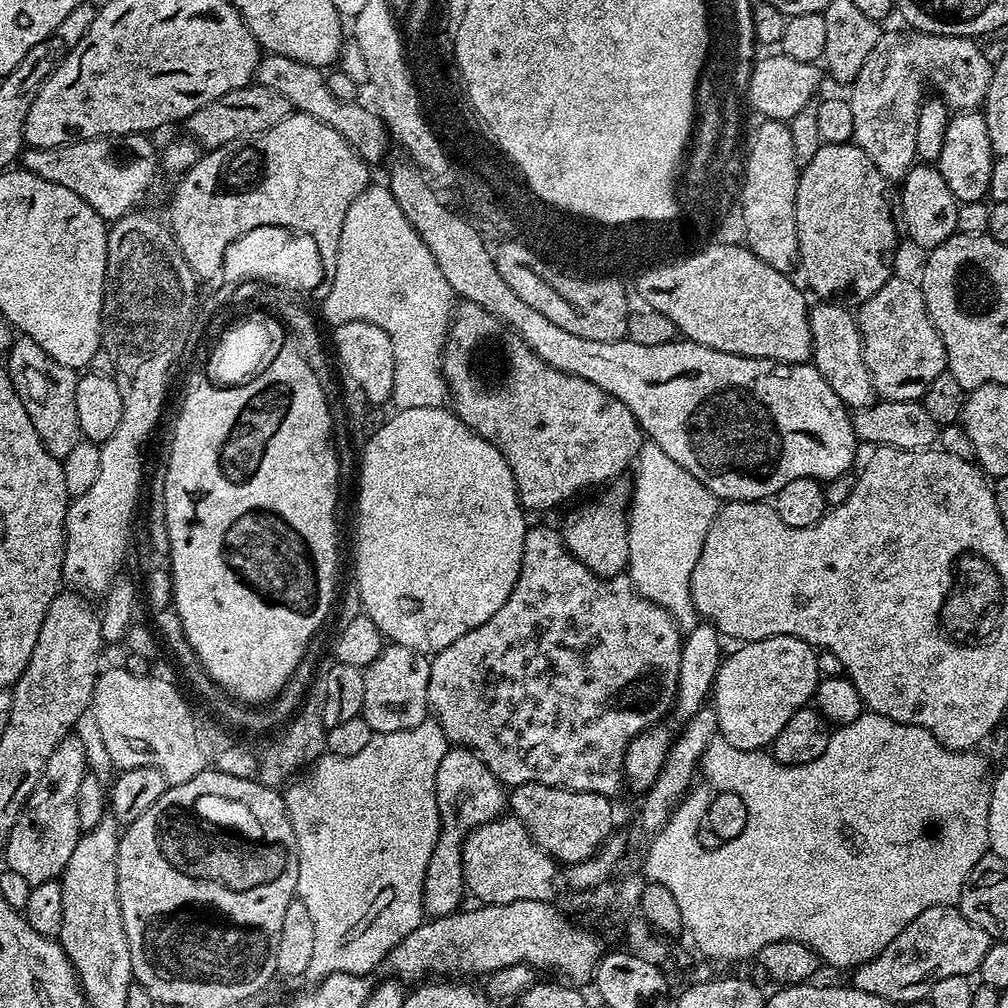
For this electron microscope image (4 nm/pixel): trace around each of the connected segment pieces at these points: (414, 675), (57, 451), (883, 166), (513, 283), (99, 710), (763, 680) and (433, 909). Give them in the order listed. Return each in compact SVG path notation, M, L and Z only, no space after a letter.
M385 643L384 649L363 669L362 715L373 733L410 730L429 719L428 687L431 659L401 644Z
M23 334L12 341L12 349L6 354L8 377L22 402L26 406L26 414L30 414L30 422L34 422L34 430L38 430L38 438L42 438L42 446L52 456L62 458L78 446L82 439L78 422L78 406L74 402L77 369L62 366L62 362L54 362L34 338Z
M908 30L904 32L885 31L878 38L878 46L870 50L870 58L862 62L858 78L853 80L846 99L854 114L854 134L852 140L878 166L878 170L889 182L903 181L904 175L917 163L914 134L918 134L918 114L926 99L924 87L928 80L937 97L952 110L976 110L983 105L990 90L993 61L979 48L977 41L970 36L932 36L928 32Z
M508 244L502 250L496 248L494 259L498 274L502 274L502 282L506 282L506 286L510 286L510 290L514 290L514 294L526 302L526 306L534 306L538 314L546 314L554 326L562 326L562 330L570 330L570 334L578 334L582 338L594 338L594 342L614 342L627 337L630 305L618 281L608 276L596 276L591 280L588 276L569 274L559 267L537 265L536 259L528 256L528 251L516 244Z
M123 666L105 667L96 678L90 716L96 719L96 732L100 735L100 744L104 752L117 764L117 769L153 768L158 770L169 785L190 782L194 774L205 771L206 748L200 745L200 736L196 733L196 720L184 701L184 696L168 680L155 674L130 674Z
M771 636L770 638L762 638L761 640L749 640L733 648L736 649L733 652L729 651L720 662L720 669L718 670L716 681L710 693L710 707L716 712L716 731L723 740L730 742L730 746L738 746L738 750L758 752L772 745L774 738L778 738L778 734L782 734L782 726L786 726L786 722L790 722L790 718L794 718L796 711L799 708L805 707L815 697L816 686L822 679L818 670L818 662L816 661L818 652L811 644L807 644L805 640L799 640L793 636Z
M452 746L442 762L438 762L436 801L440 833L434 846L434 854L430 854L430 866L426 866L424 879L424 915L428 918L449 916L463 905L460 903L466 897L466 889L462 874L462 846L479 824L490 822L505 811L506 792L475 752L469 748Z

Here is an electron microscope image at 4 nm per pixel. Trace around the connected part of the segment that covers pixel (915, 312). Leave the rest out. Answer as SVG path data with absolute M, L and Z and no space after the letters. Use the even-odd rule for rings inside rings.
M893 275L878 294L859 305L858 323L866 370L870 370L877 397L923 401L930 382L946 371L948 359L946 346L926 310L919 283Z

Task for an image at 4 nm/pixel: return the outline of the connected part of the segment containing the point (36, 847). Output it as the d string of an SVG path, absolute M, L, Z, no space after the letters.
M76 734L58 742L58 750L50 754L50 762L46 762L46 770L42 770L42 778L34 786L2 850L7 871L22 874L33 885L59 880L64 875L66 862L70 862L70 854L74 854L74 846L78 846L82 835L78 822L78 786L89 768L88 752Z

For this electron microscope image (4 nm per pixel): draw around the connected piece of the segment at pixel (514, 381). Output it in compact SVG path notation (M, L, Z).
M467 302L457 303L452 314L452 323L448 325L448 337L444 340L444 354L440 361L440 369L443 370L444 380L448 384L451 411L455 412L456 417L471 432L478 434L486 442L490 442L500 451L502 458L506 458L506 466L510 466L510 474L514 474L520 507L529 513L548 512L551 508L558 507L563 500L570 499L575 492L582 488L588 488L591 484L605 483L604 485L607 485L616 477L623 477L633 467L638 450L644 445L646 439L644 433L640 431L640 423L634 418L634 414L630 414L630 410L626 406L622 406L622 402L618 402L618 398L603 392L594 382L586 382L586 378L578 378L574 374L563 372L542 362L542 358L538 358L538 354L534 354L523 340L519 338L500 340L503 332L506 332L505 325L500 323L497 316L490 314L482 306Z

